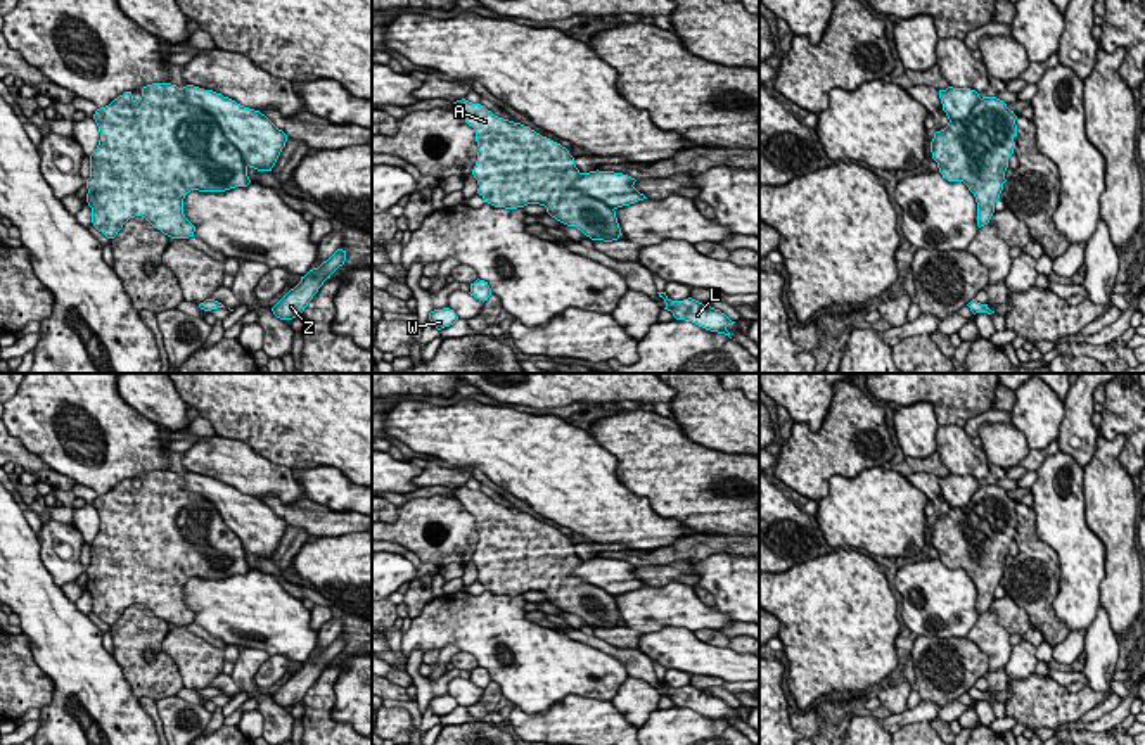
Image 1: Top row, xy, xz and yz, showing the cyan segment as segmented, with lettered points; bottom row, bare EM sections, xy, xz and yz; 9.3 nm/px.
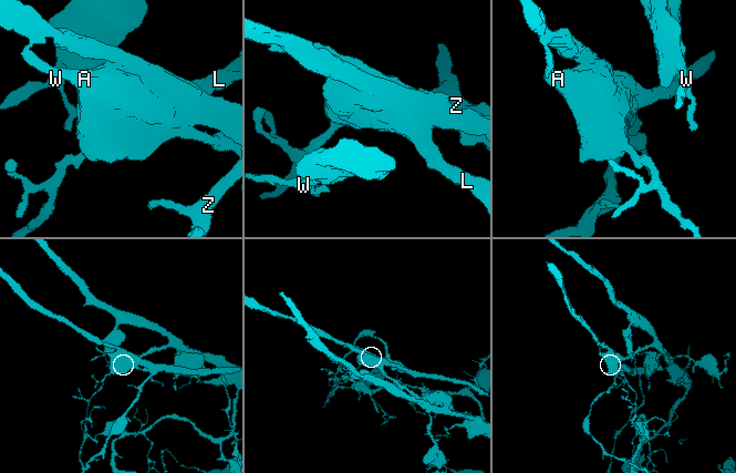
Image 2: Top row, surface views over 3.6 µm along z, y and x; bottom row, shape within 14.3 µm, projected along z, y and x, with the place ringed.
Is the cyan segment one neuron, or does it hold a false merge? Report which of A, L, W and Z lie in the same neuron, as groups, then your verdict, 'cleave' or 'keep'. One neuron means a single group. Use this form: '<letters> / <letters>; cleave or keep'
A L W / Z; cleave

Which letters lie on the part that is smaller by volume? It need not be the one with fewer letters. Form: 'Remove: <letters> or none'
Remove: Z

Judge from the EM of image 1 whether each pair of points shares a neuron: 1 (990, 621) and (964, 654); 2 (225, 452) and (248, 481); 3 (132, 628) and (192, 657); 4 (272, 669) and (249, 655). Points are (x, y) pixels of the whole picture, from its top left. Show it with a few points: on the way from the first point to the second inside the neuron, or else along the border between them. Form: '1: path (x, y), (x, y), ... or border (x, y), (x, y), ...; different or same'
1: border (967, 636), (986, 655), (990, 671); different
2: path (230, 458), (246, 474); same
3: border (172, 626), (163, 640), (163, 650), (182, 680); different
4: border (268, 655), (255, 676), (258, 687); different

